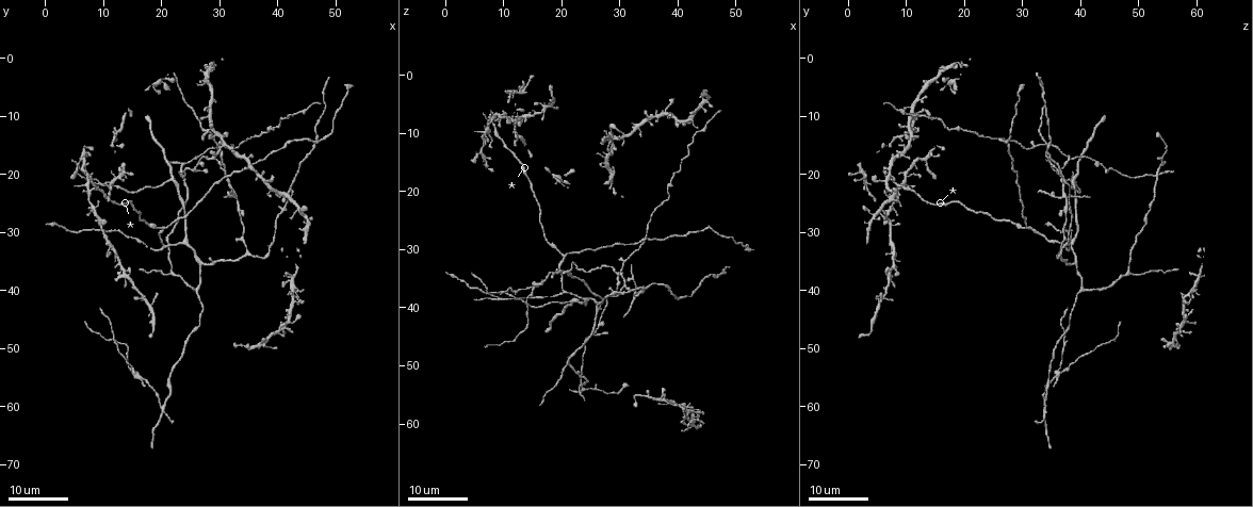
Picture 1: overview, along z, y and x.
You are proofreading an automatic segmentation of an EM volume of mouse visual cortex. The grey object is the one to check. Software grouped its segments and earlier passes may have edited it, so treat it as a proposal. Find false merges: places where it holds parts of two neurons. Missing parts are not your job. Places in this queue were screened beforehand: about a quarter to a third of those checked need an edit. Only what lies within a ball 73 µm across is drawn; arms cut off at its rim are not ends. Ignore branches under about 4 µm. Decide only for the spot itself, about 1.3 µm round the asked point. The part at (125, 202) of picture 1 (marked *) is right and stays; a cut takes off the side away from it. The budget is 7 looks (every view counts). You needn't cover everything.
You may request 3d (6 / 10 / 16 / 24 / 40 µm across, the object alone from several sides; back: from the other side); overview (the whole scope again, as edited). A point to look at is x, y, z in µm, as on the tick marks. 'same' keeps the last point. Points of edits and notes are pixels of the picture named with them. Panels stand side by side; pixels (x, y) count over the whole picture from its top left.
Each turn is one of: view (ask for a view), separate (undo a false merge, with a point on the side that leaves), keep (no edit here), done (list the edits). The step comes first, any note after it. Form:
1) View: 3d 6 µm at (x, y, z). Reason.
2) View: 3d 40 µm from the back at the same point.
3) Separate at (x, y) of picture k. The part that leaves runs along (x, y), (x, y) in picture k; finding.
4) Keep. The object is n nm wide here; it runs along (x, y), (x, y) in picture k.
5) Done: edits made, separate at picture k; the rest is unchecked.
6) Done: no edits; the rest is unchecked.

View: 3d 16 µm at (21.0, 20.5, 39.0). Arms part here.

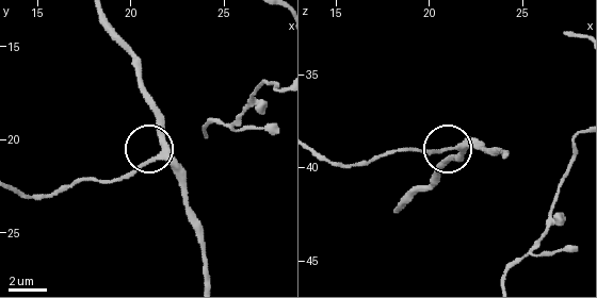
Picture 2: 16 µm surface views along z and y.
View: 3d 10 µm at (21.5, 21.0, 38.8).

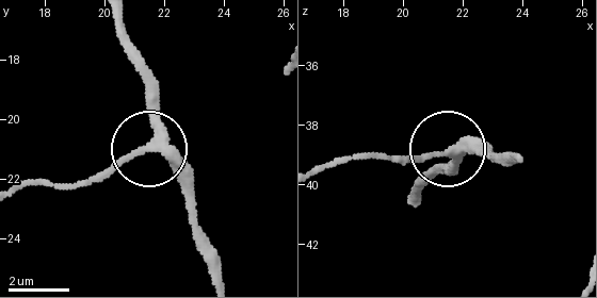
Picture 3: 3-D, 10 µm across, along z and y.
Keep. The side arm is 14 µm long; it runs along (222, 275), (189, 183), (147, 149), (152, 70) in picture 3; one neuron here.

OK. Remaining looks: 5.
View: 3d 16 µm at (21.0, 29.5, 31.5). Arms part here.

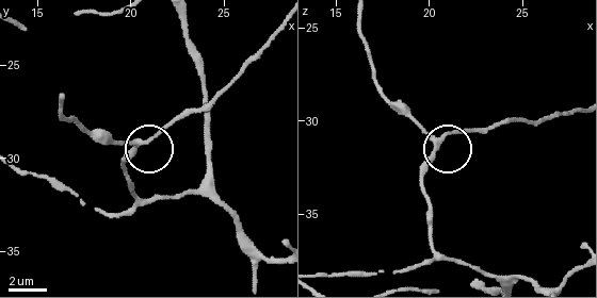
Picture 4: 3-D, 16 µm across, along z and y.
View: 3d 10 µm at (20.5, 29.2, 31.1).

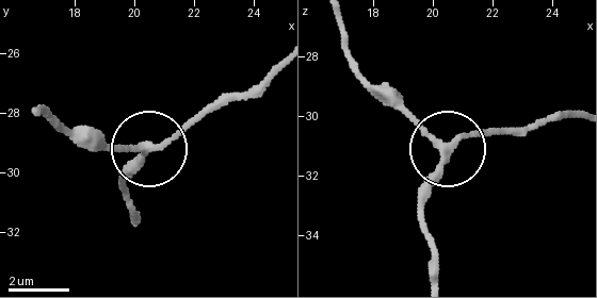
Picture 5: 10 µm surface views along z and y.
View: 3d 10 µm from the back at (20.4, 29.1, 31.2).

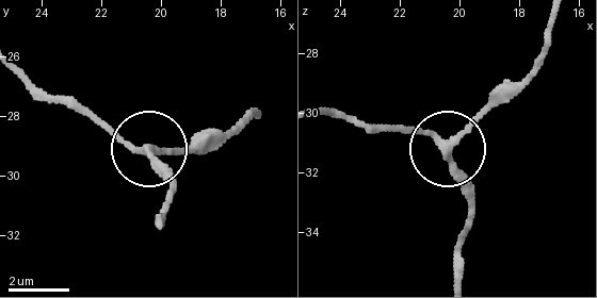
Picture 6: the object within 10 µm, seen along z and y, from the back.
Keep. The object is 230 nm wide here; it runs along (553, 20), (541, 58), (449, 147), (375, 127) in picture 6; continuous, no second neuron.

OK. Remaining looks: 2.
View: 3d 16 µm at (35.0, 33.0, 36.5). Three-way junction.

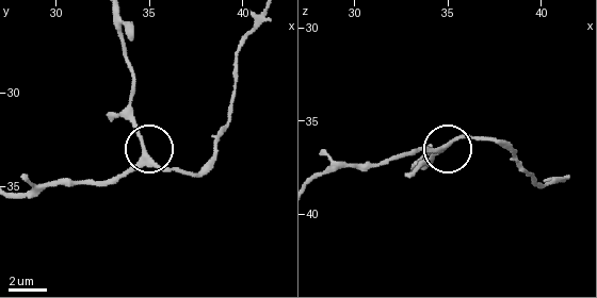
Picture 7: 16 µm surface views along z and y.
View: 3d 10 µm at (34.7, 33.3, 36.5). Zoom in.

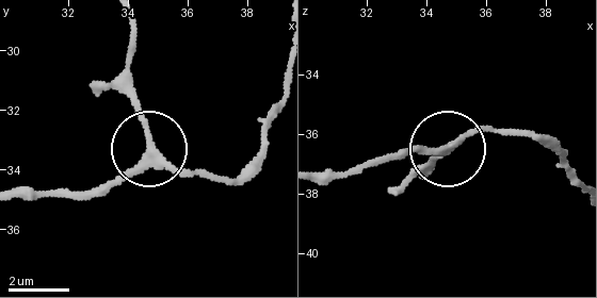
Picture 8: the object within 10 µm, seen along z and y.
Keep. The side arm is 42 µm long; it runs along (317, 175), (355, 175), (505, 129) in picture 8; all the same neuron.

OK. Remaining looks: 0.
Done: no edits; the rest is unchecked.

